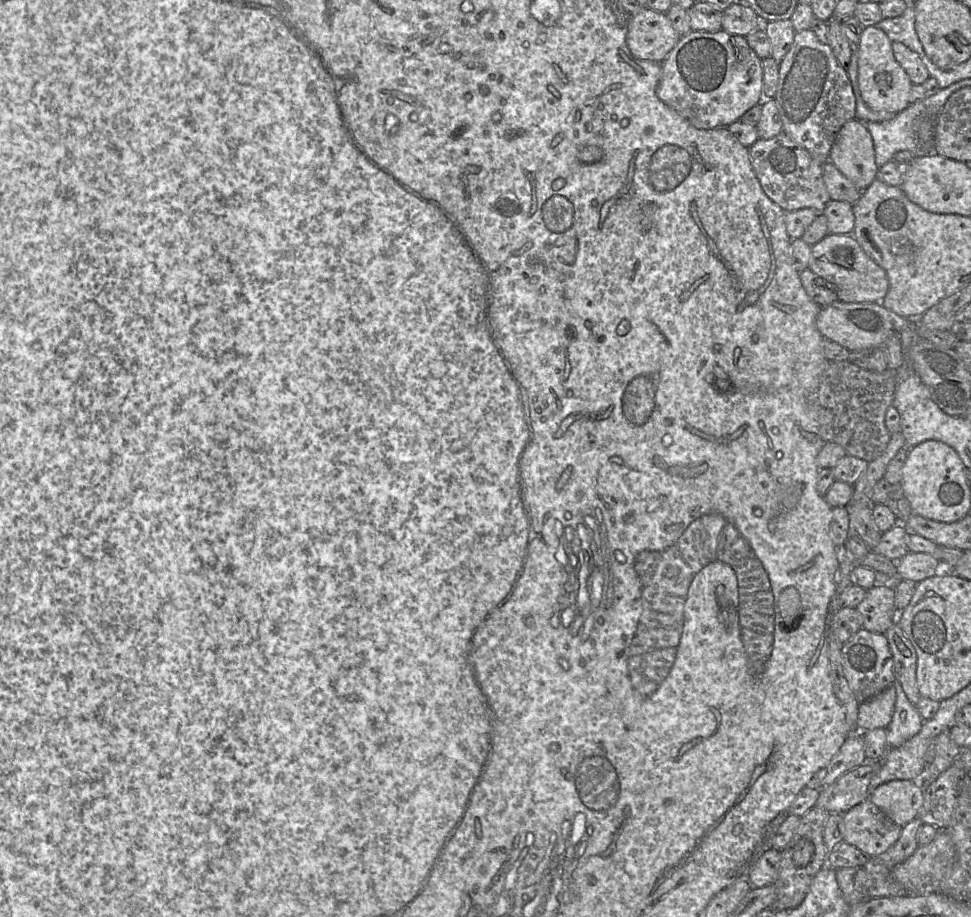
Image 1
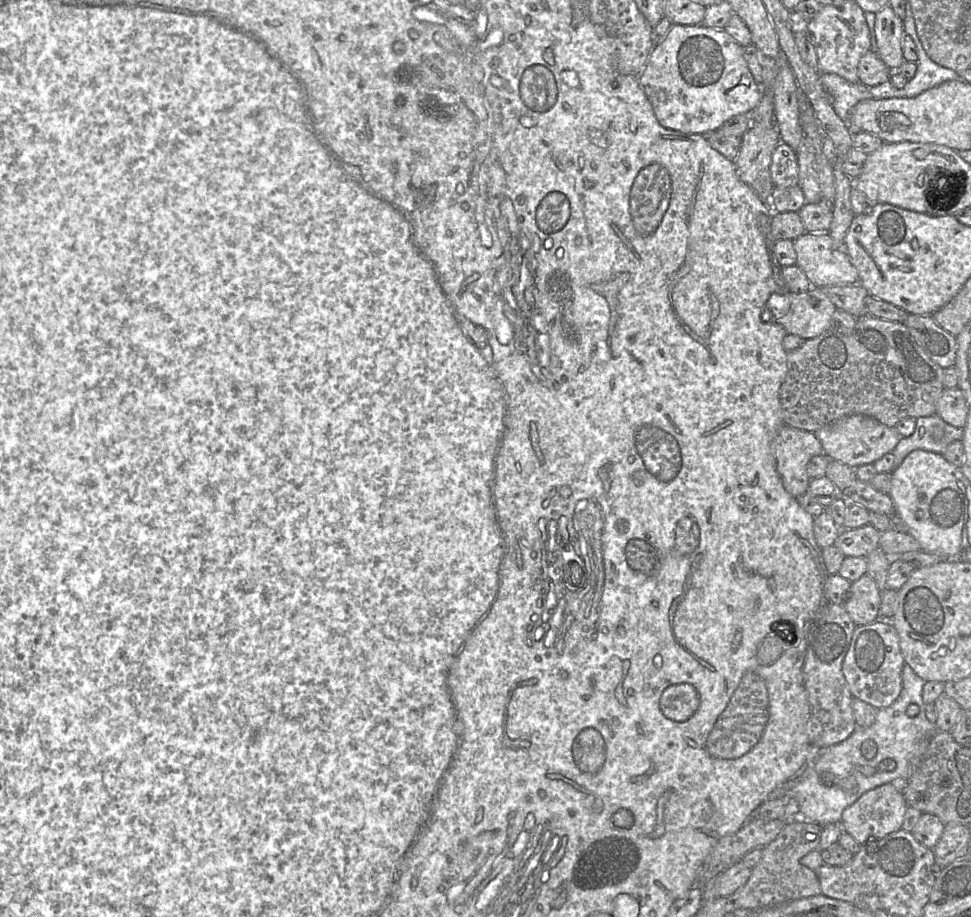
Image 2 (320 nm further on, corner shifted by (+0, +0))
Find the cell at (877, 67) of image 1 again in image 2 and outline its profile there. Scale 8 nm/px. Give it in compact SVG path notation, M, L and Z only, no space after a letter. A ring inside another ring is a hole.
M889 4L875 14L877 54L891 71L895 71L905 62L901 48L903 22Z

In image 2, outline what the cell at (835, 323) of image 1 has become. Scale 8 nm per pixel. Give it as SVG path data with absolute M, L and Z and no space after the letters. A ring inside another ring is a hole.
M816 287L802 293L777 291L768 299L766 308L770 321L804 340L815 338L830 329L837 309L825 292Z

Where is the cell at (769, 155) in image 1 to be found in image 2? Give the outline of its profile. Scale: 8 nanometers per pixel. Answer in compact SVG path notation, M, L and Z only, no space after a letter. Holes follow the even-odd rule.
M786 143L775 148L770 164L770 176L775 187L798 186L798 163L796 152Z

